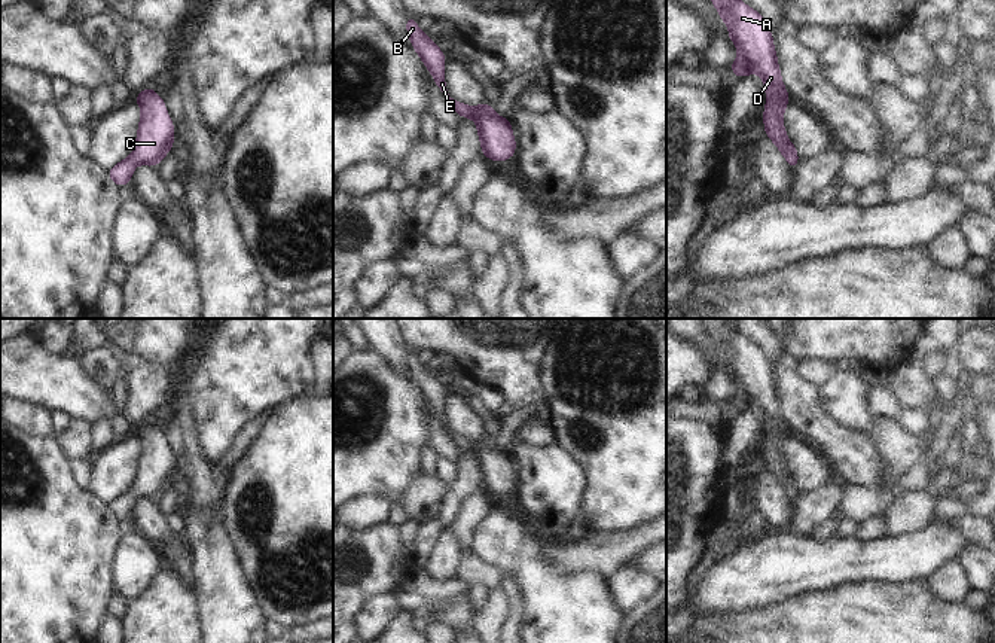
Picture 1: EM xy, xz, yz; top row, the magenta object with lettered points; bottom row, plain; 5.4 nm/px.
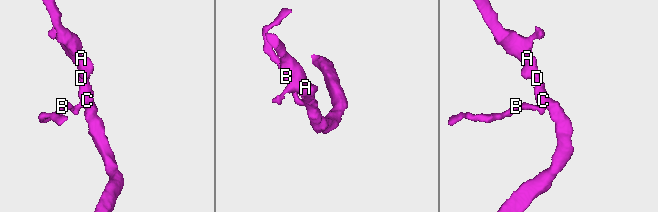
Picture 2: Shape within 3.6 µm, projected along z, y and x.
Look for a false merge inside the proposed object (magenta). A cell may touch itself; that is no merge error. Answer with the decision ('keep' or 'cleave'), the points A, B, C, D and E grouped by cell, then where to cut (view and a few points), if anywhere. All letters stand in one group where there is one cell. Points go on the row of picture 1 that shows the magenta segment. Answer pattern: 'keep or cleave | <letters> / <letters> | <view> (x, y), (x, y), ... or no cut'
keep | A B C D E | no cut

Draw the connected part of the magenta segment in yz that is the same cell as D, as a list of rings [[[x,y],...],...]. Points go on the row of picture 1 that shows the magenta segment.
[[[712,0],[712,3],[729,27],[729,39],[739,51],[729,68],[739,79],[751,73],[761,76],[767,94],[763,112],[766,137],[776,144],[790,168],[794,170],[800,159],[796,144],[787,141],[788,134],[782,125],[790,97],[781,79],[770,28],[763,16],[742,0]]]

